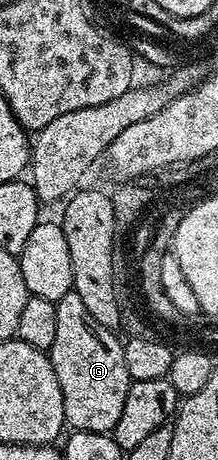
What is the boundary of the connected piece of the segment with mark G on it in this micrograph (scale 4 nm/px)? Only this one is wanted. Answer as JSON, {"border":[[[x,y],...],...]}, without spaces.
{"border":[[[76,291],[66,293],[56,304],[58,333],[50,352],[52,368],[62,385],[64,421],[72,431],[111,433],[122,417],[126,393],[134,382],[126,373],[124,343],[116,331],[106,329],[86,310]]]}

